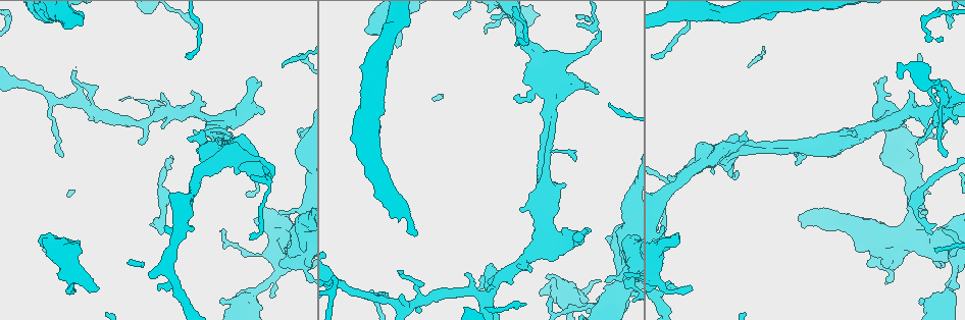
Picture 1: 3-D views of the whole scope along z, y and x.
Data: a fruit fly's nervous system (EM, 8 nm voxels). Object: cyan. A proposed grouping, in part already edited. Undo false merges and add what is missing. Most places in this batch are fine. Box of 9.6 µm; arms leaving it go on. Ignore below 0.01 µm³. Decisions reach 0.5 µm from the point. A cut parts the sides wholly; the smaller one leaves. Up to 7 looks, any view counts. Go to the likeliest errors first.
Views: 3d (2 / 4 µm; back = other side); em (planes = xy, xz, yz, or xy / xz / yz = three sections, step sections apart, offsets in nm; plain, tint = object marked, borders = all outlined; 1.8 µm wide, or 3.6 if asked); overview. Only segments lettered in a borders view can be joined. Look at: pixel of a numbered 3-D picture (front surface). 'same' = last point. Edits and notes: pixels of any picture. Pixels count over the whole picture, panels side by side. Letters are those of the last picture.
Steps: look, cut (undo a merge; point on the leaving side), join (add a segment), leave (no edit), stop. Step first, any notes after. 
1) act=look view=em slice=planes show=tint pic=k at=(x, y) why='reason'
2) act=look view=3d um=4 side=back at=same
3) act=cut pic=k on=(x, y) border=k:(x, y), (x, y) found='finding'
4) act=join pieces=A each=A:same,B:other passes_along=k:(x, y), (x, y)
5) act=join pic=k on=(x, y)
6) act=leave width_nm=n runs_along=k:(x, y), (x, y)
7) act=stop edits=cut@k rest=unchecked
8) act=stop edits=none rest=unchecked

act=look view=em slice=planes show=tint pic=1 at=(934, 224) why='an open end'

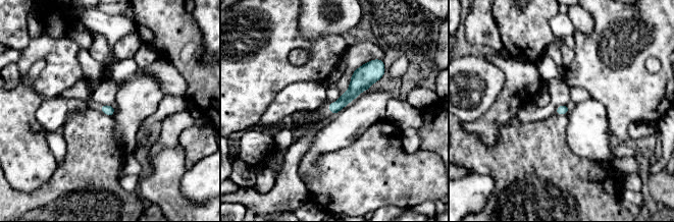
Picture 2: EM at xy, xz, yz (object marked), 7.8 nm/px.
act=look view=em slice=planes show=borders at=same why='see the neighbours'

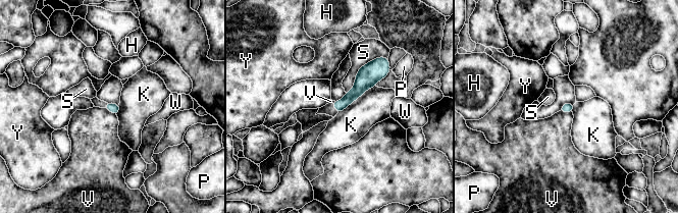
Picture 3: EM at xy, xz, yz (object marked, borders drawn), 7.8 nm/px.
act=leave longest_contact=S:440nm each=H:other,K:other,P:other,S:other,V:other,W:other,Y:other border=3:(375, 85), (367, 89), (337, 113) found='none of them fits'

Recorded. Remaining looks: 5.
act=look view=em um=3.6 slice=planes show=plain pic=1 at=(692, 290) why='an open end'

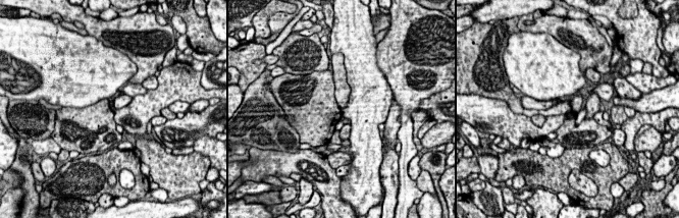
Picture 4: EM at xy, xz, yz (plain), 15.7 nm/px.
act=look view=em um=3.6 slice=planes show=borders at=same

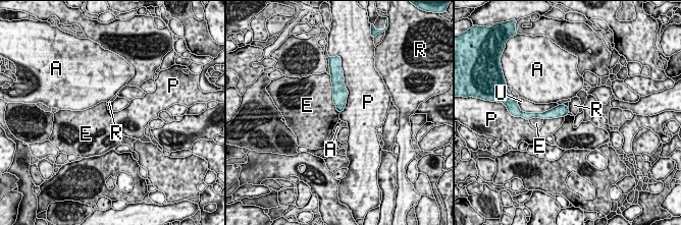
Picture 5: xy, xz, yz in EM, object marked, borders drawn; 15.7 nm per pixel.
act=leave each=A:other,E:other,P:other,R:other,U:other border=5:(330, 80), (332, 102), (339, 112) found='none of them fits'

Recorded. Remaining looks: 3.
act=look view=3d um=2 pic=1 at=(230, 112)

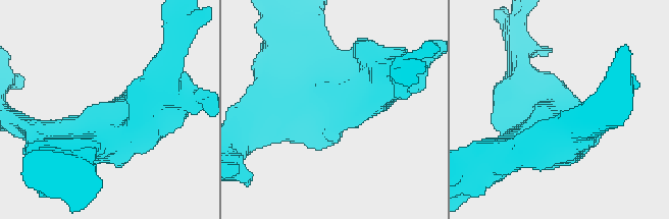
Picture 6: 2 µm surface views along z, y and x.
act=look view=em slice=planes show=borders pic=6 at=(108, 116) why='need the tissue'

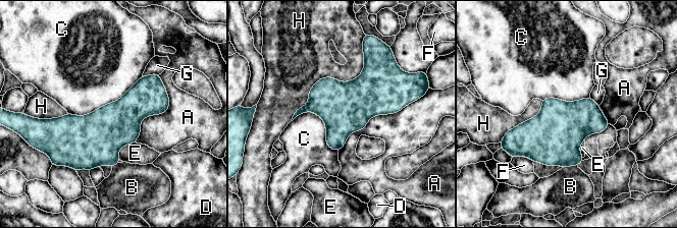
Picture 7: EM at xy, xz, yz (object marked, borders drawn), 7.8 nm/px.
act=leave each=A:other,B:other,C:other,D:other,E:other,F:other,G:other,H:other border=7:(143, 76), (118, 99), (68, 114) found='no lettered segment goes on from it'

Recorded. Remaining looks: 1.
act=stop edits=none rest=unchecked

